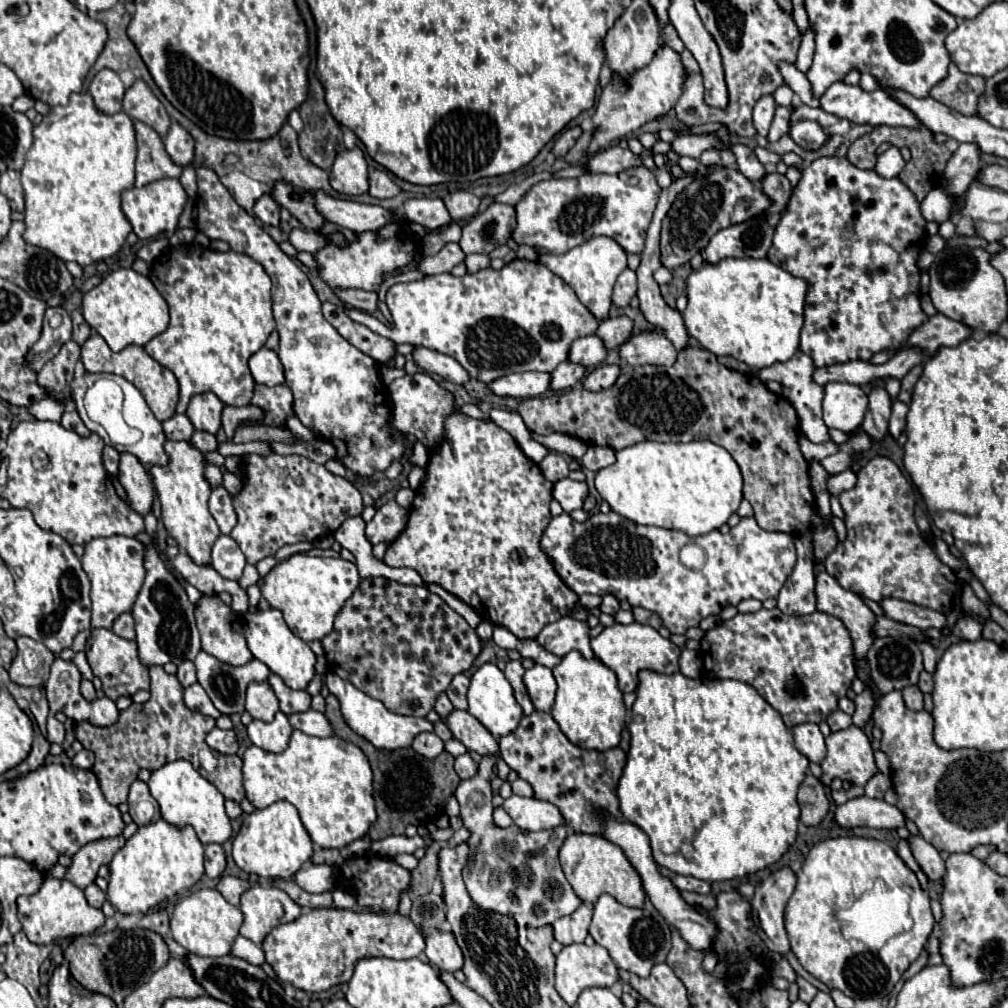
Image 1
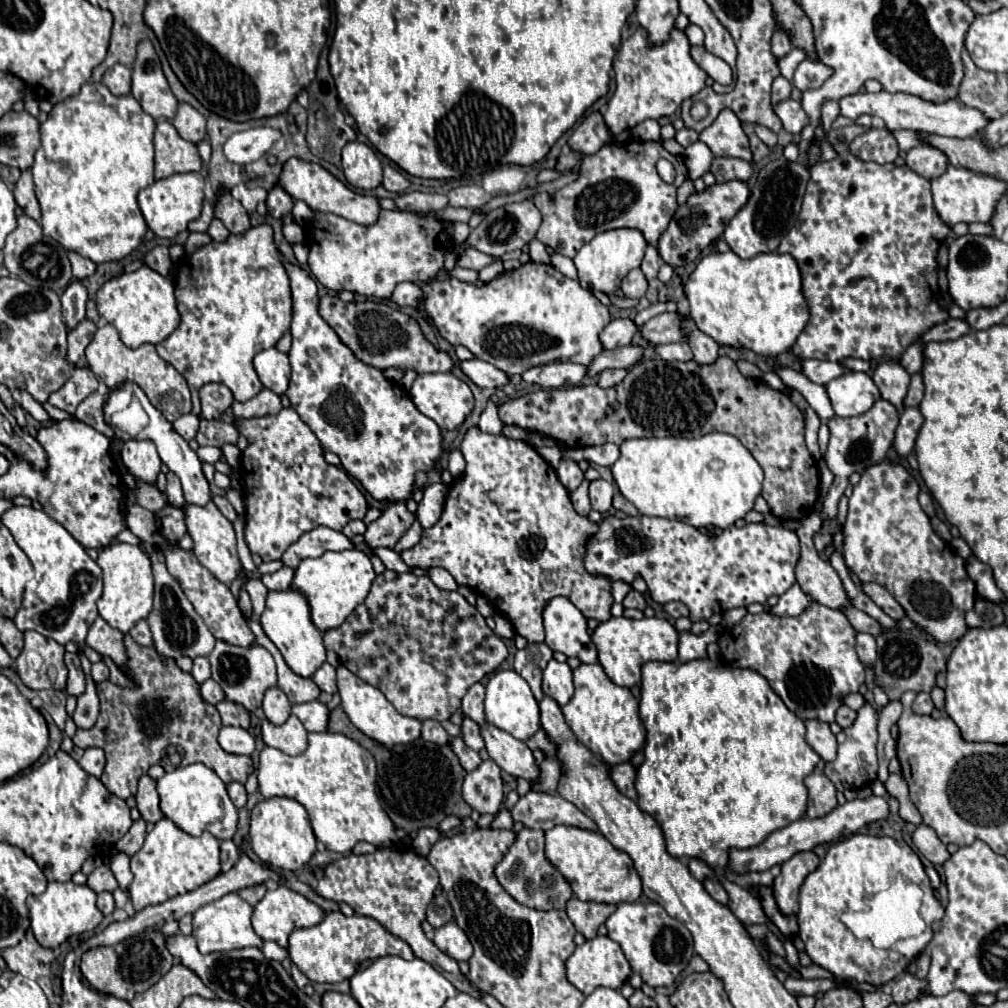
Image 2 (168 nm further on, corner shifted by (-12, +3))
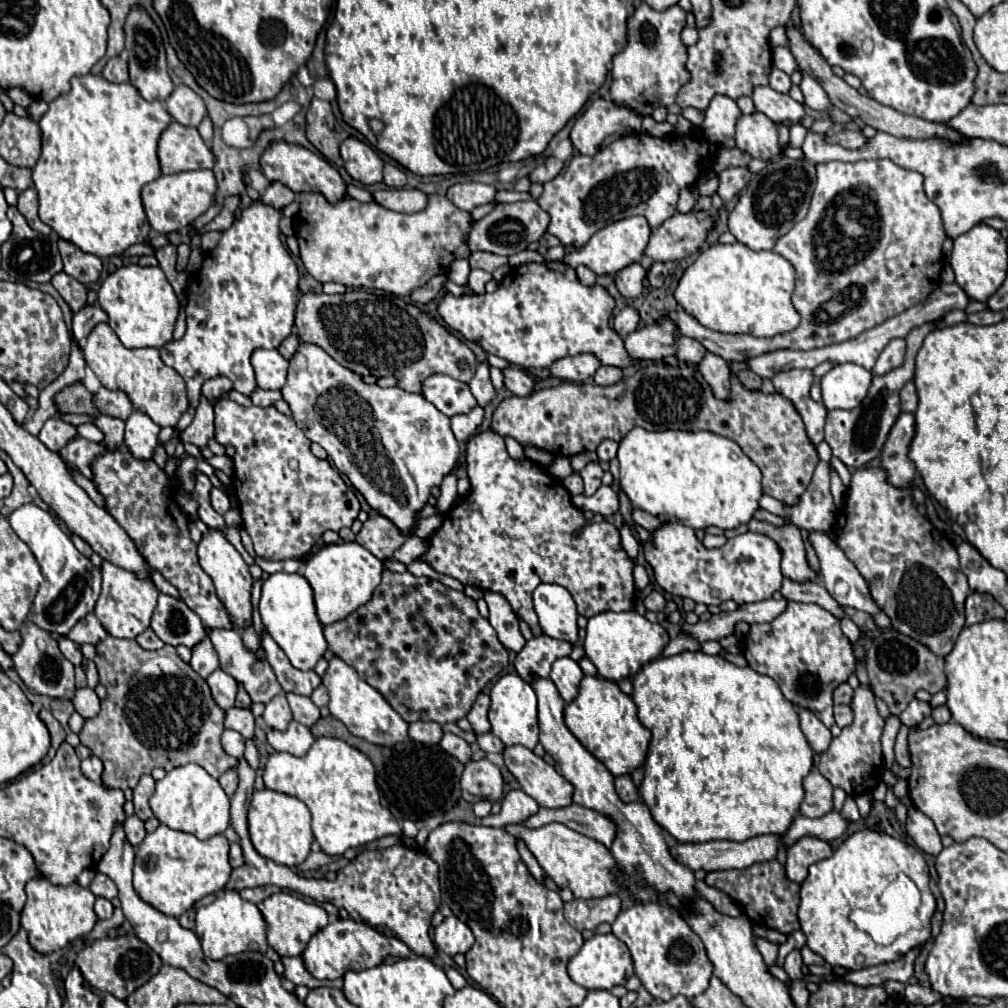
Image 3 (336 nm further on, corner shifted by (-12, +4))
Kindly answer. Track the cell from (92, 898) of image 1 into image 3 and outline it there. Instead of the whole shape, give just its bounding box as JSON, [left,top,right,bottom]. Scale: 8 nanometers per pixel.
[95,898,113,920]

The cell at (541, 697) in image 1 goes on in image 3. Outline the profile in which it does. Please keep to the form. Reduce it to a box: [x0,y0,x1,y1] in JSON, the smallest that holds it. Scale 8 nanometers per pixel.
[549,656,583,704]

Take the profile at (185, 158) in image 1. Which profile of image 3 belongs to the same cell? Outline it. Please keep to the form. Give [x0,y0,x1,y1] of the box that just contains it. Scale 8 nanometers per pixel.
[165,86,207,128]

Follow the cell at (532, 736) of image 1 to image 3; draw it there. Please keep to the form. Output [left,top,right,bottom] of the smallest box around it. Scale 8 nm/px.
[615,774,639,802]

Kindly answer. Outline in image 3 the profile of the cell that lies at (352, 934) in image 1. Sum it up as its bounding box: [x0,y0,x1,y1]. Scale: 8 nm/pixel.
[301,918,411,980]

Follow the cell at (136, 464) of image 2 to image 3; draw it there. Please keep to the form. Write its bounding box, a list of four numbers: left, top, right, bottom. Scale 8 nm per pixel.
[125,410,159,460]

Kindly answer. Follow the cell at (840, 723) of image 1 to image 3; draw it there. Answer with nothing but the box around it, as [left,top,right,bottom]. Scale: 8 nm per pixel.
[835,706,853,728]

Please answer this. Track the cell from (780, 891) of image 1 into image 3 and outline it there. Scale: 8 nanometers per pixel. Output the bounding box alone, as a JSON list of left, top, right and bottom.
[785,838,831,884]

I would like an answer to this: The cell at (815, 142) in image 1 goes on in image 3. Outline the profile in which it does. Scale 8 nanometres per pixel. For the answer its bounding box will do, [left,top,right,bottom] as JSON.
[753,86,805,124]

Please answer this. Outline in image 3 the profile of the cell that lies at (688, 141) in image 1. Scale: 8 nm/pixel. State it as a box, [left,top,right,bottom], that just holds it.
[701,96,741,148]

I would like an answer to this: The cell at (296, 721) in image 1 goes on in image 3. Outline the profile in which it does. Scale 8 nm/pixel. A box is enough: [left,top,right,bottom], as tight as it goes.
[287,694,319,728]

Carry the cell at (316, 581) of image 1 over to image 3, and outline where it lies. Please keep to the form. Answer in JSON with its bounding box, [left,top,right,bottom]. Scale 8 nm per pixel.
[303,542,383,626]

